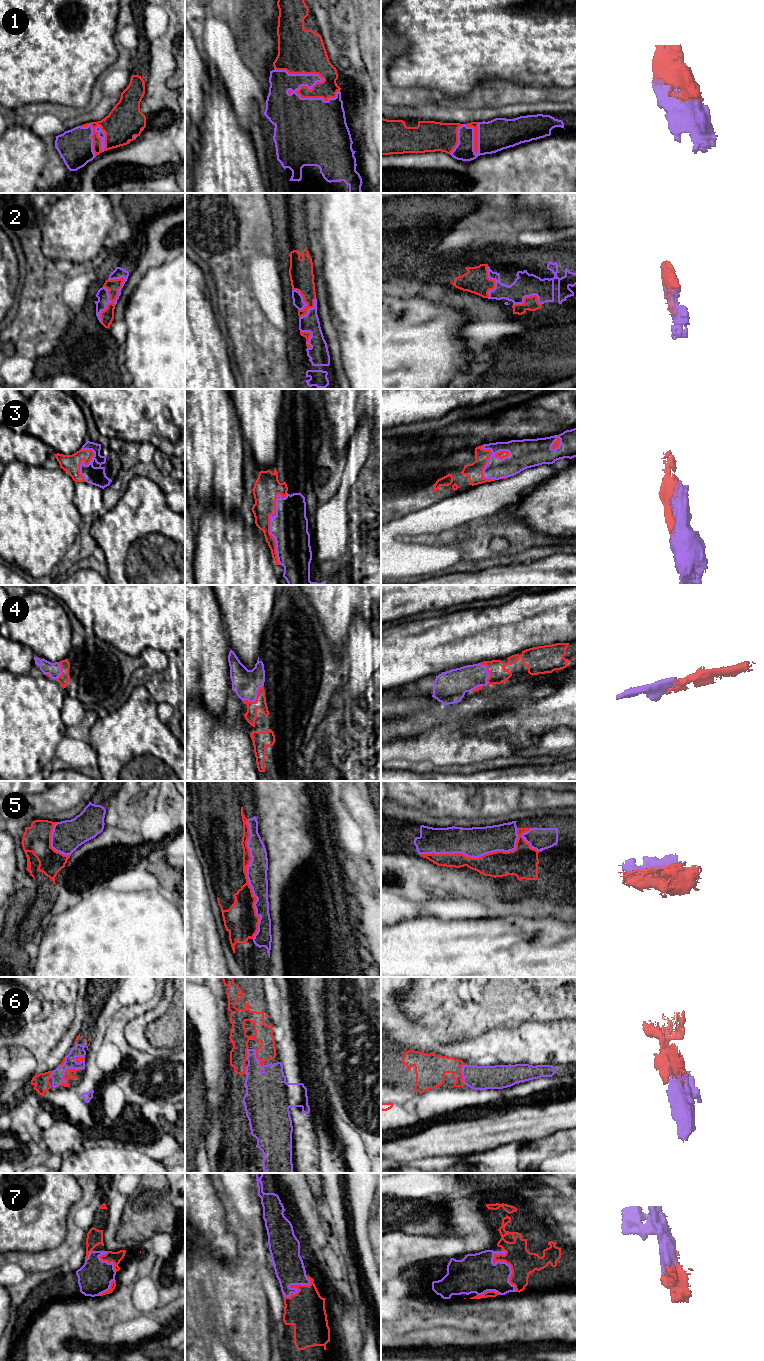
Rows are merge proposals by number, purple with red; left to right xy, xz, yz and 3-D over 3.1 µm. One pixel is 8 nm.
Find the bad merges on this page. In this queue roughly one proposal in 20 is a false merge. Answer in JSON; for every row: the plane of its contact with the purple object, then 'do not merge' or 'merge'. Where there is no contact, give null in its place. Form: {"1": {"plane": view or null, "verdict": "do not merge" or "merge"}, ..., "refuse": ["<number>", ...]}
{"1": {"plane": "xz", "verdict": "merge"}, "2": {"plane": "xy", "verdict": "merge"}, "3": {"plane": "xz", "verdict": "merge"}, "4": {"plane": "xz", "verdict": "merge"}, "5": {"plane": "xz", "verdict": "merge"}, "6": {"plane": "xy", "verdict": "merge"}, "7": {"plane": "yz", "verdict": "merge"}, "refuse": []}

